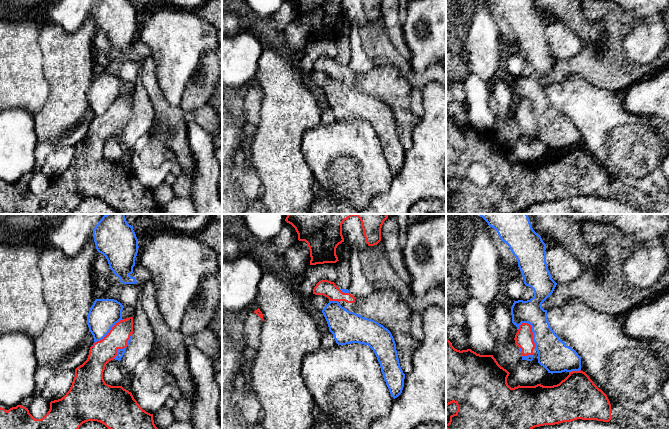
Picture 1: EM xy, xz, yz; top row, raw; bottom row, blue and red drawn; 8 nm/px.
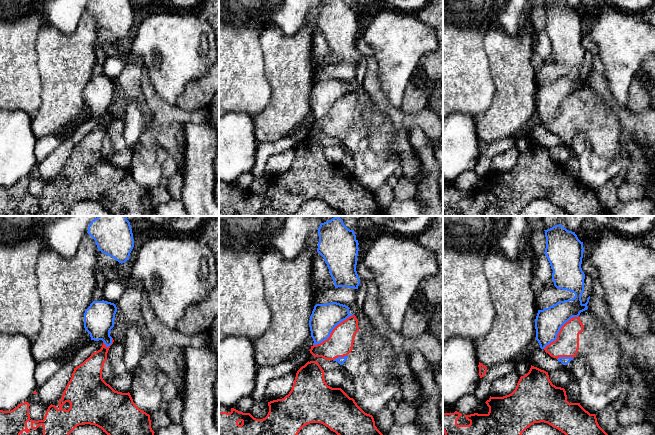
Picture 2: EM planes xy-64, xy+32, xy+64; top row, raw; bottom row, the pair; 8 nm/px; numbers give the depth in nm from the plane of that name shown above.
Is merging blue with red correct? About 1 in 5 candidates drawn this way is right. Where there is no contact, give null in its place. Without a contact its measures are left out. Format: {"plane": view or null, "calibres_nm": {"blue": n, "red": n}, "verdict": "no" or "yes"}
{"plane": "yz", "calibres_nm": {"blue": 260, "red": 140}, "verdict": "no"}

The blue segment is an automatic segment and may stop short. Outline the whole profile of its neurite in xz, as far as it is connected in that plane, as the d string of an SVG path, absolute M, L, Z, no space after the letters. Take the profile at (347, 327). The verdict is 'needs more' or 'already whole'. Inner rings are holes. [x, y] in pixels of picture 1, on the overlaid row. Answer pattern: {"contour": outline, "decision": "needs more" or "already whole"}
{"contour": "M329 300L322 313L338 345L360 343L373 350L389 392L397 398L402 393L405 374L391 332L372 319L348 311L338 301Z", "decision": "already whole"}

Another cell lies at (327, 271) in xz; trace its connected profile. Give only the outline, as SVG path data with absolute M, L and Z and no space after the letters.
M336 263L309 265L303 278L296 283L297 293L303 300L313 295L313 289L321 280L335 282L337 279Z

